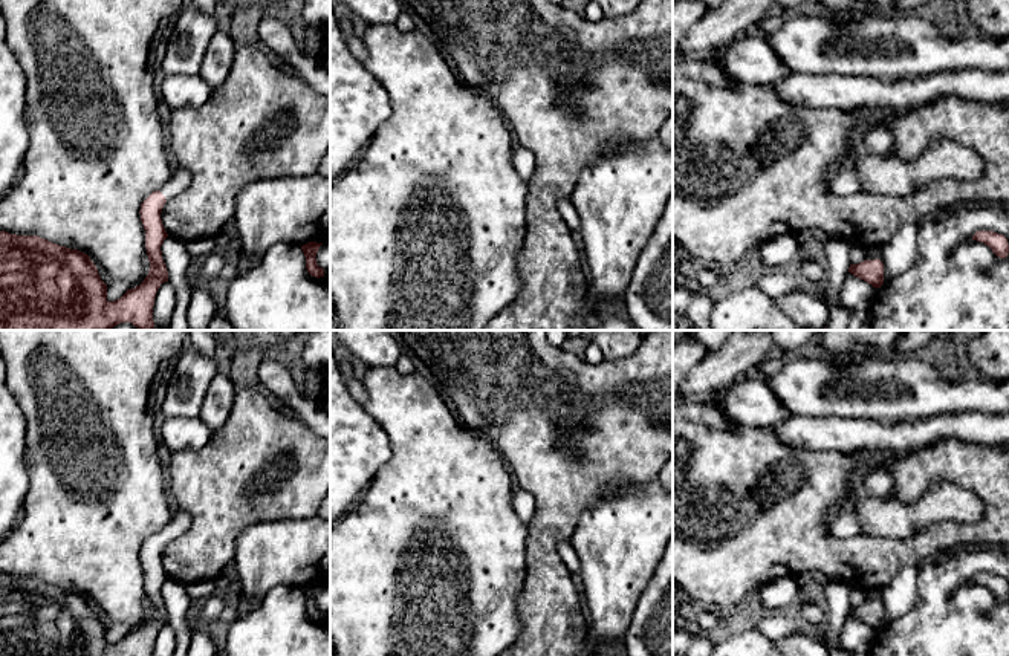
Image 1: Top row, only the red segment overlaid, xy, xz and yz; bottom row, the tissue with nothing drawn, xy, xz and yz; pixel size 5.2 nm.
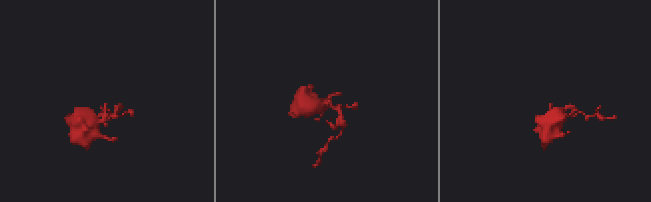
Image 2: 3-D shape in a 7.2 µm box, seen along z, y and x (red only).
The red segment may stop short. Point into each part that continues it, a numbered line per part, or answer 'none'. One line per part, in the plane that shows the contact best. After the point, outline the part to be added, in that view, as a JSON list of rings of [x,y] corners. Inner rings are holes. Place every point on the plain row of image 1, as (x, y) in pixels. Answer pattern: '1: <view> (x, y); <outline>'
1: xy (179, 523); [[[176,508],[173,518],[159,534],[165,538],[167,543],[170,543],[174,538],[183,535],[188,526],[190,526],[190,515],[180,508]]]

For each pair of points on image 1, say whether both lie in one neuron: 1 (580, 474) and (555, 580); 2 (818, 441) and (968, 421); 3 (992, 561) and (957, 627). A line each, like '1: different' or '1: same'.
1: same
2: same
3: same

